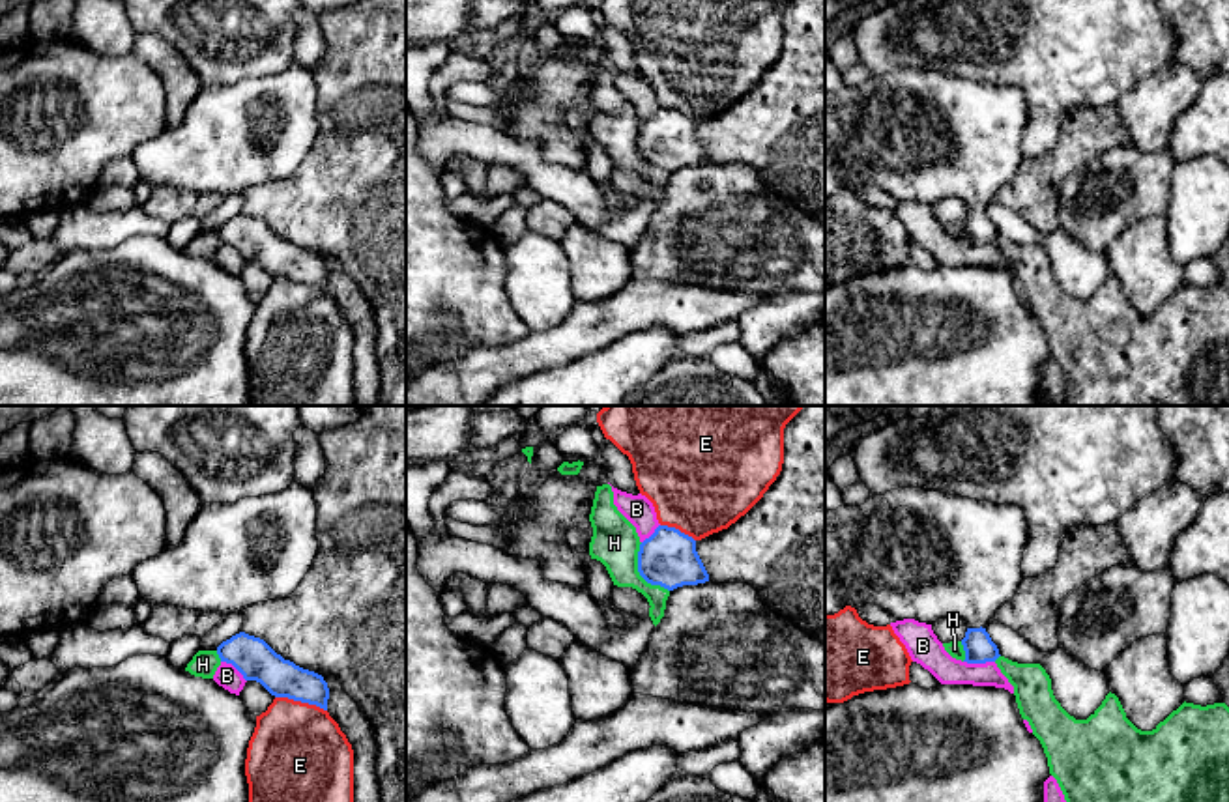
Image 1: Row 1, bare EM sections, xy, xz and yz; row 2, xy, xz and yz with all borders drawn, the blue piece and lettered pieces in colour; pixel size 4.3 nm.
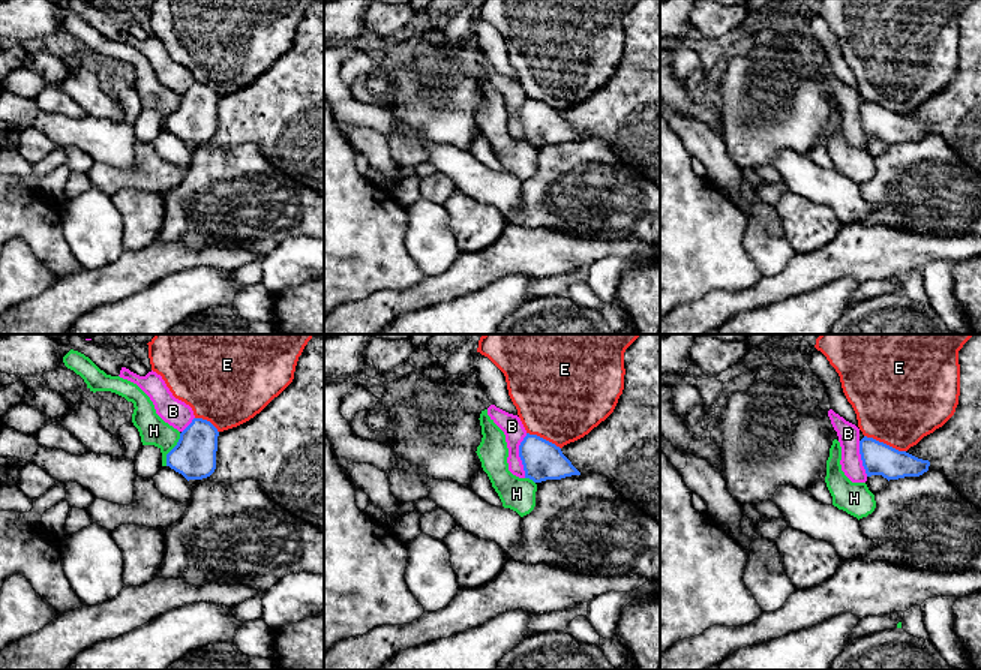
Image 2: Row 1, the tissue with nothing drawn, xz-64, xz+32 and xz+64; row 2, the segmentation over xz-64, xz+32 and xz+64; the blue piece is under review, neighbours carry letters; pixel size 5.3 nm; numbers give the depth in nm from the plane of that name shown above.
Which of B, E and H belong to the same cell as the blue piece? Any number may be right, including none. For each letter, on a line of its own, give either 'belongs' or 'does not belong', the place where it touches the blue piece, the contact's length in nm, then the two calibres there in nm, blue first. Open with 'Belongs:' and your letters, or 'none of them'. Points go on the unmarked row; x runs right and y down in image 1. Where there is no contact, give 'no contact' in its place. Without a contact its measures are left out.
Belongs: none of them
B: does not belong; contact yz (979, 243); length 140 nm; calibres 130 and 140 nm
E: does not belong; contact xy (302, 283); length 240 nm; calibres 160 and 440 nm
H: does not belong; contact xz (638, 152); length 240 nm; calibres 240 and 200 nm

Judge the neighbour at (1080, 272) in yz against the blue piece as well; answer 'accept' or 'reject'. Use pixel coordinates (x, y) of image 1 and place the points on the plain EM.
reject

